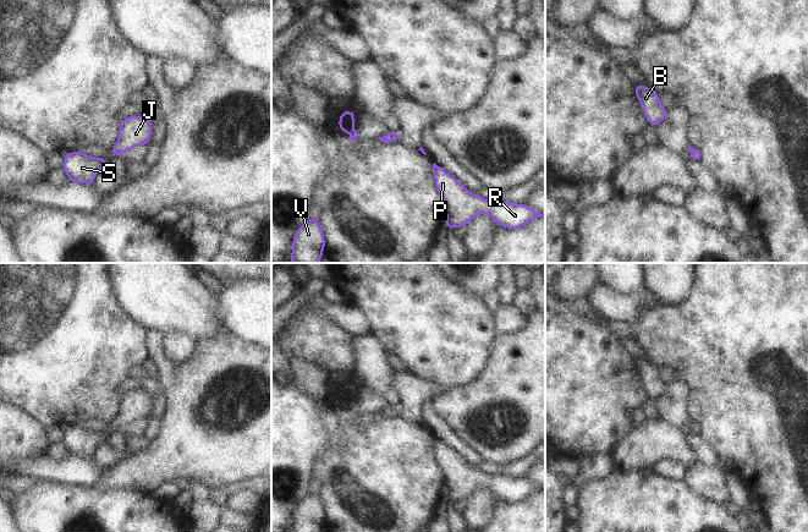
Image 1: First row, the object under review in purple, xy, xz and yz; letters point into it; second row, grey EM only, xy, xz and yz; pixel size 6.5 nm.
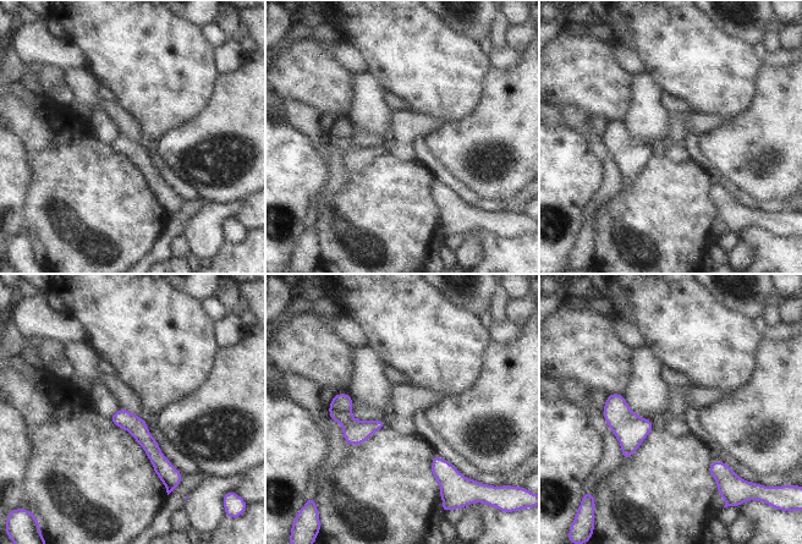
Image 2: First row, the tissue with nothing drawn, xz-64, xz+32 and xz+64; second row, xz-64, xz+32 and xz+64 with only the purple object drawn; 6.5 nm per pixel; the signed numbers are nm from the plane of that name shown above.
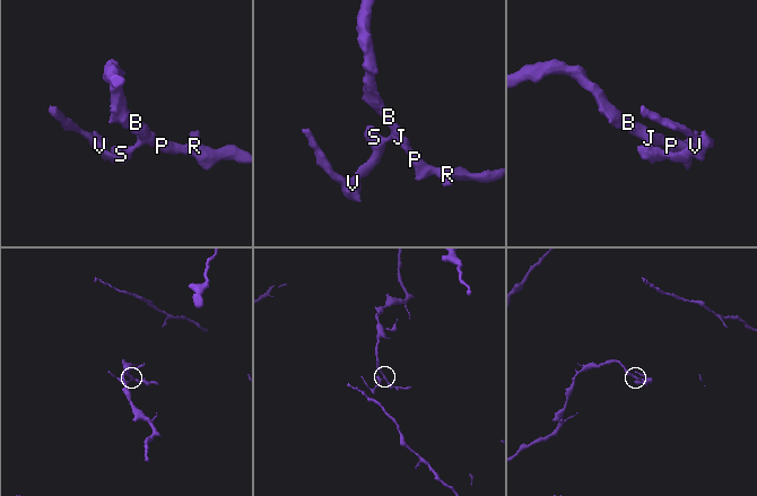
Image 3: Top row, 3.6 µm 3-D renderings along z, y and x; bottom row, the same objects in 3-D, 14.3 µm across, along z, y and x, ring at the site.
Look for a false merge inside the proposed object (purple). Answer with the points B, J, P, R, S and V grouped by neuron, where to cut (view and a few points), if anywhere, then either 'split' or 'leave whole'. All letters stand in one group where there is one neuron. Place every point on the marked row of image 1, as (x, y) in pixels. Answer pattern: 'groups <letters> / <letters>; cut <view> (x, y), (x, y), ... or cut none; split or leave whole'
groups B J P R S V; cut none; leave whole

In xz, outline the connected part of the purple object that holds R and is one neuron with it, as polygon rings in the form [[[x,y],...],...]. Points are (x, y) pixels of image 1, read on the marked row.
[[[435,163],[433,172],[436,191],[444,199],[446,208],[445,226],[447,229],[466,226],[480,213],[488,213],[498,225],[506,229],[520,229],[529,221],[545,216],[527,204],[478,197]]]

